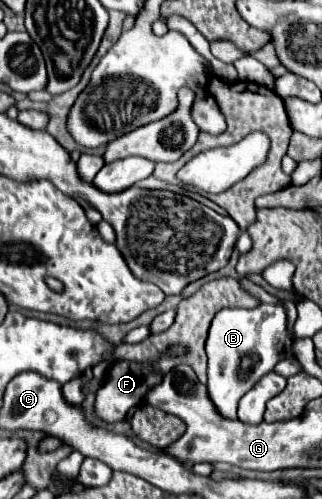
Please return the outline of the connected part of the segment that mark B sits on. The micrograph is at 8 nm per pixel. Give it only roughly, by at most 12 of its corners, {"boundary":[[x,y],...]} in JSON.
{"boundary":[[282,305],[220,309],[205,344],[207,388],[240,397],[291,356]]}

